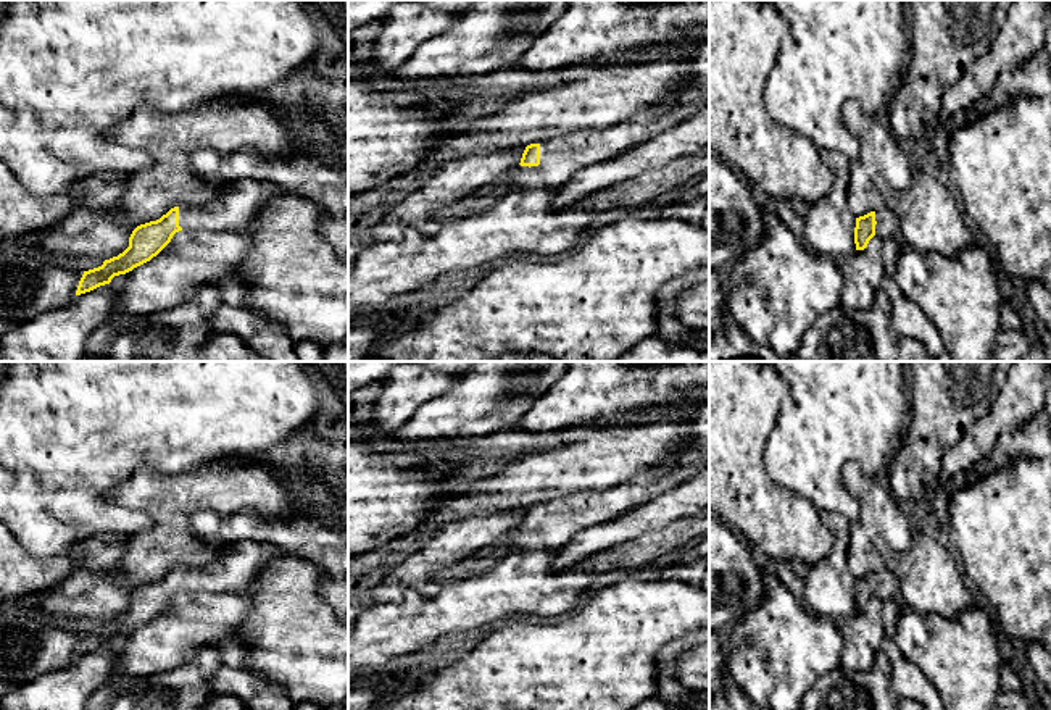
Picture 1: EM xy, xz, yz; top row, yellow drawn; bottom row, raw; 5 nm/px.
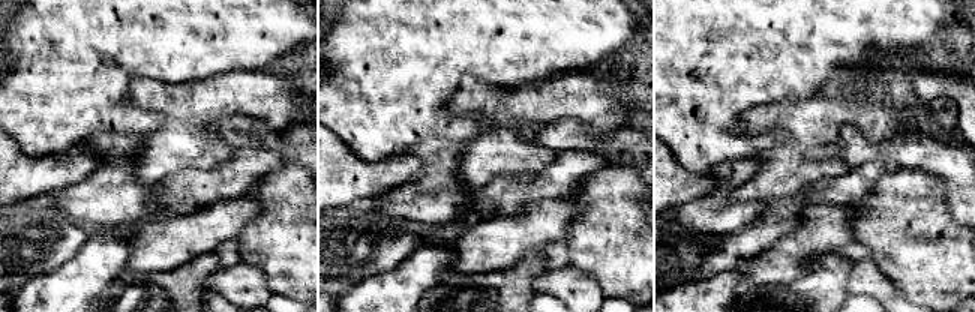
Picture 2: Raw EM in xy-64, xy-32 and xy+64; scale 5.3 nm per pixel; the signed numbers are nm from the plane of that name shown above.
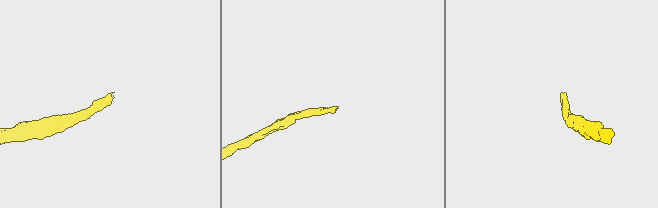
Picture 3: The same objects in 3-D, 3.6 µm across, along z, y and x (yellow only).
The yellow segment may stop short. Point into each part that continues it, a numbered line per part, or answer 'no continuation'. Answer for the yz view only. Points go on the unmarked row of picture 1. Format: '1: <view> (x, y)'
1: yz (887, 586)

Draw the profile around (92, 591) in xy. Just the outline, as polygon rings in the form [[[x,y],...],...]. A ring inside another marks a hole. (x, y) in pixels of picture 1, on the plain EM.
[[[98,532],[84,542],[74,542],[68,552],[79,558],[77,568],[53,589],[40,594],[37,615],[47,618],[92,618],[110,621],[129,608],[129,599],[137,589],[123,586],[118,579],[124,574],[119,560],[126,555],[134,532]]]

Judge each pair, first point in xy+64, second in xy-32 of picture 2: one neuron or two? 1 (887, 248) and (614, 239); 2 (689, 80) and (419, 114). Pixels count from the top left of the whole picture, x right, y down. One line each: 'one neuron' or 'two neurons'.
1: one neuron
2: one neuron

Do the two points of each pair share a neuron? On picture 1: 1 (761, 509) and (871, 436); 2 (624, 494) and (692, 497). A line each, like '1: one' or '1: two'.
1: two
2: two

